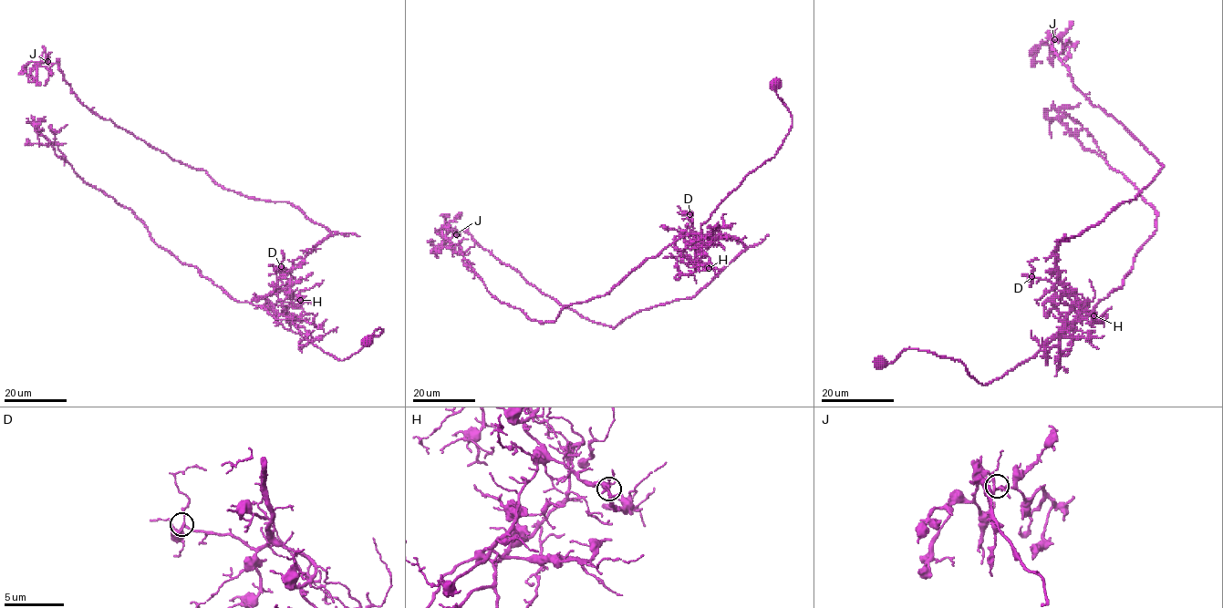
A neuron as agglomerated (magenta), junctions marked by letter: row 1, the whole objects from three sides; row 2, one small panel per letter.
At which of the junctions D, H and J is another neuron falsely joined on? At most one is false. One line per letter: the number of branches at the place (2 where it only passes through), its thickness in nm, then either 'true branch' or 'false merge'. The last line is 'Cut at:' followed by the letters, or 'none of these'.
D: branches 4; calibre 200 nm; true branch
H: branches 5; calibre 160 nm; false merge
J: branches 4; calibre 200 nm; true branch
Cut at: H

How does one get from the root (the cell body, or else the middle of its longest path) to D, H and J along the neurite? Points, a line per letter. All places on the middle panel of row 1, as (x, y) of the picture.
D: (774, 82), (791, 129), (775, 155), (701, 225), (701, 238), (682, 252), (692, 261), (699, 241), (689, 214)
H: (774, 82), (791, 129), (775, 155), (744, 178), (701, 225), (701, 238), (683, 251), (709, 268)
J: (774, 82), (792, 118), (782, 144), (682, 254), (714, 236), (746, 248), (691, 297), (603, 325), (456, 234)

